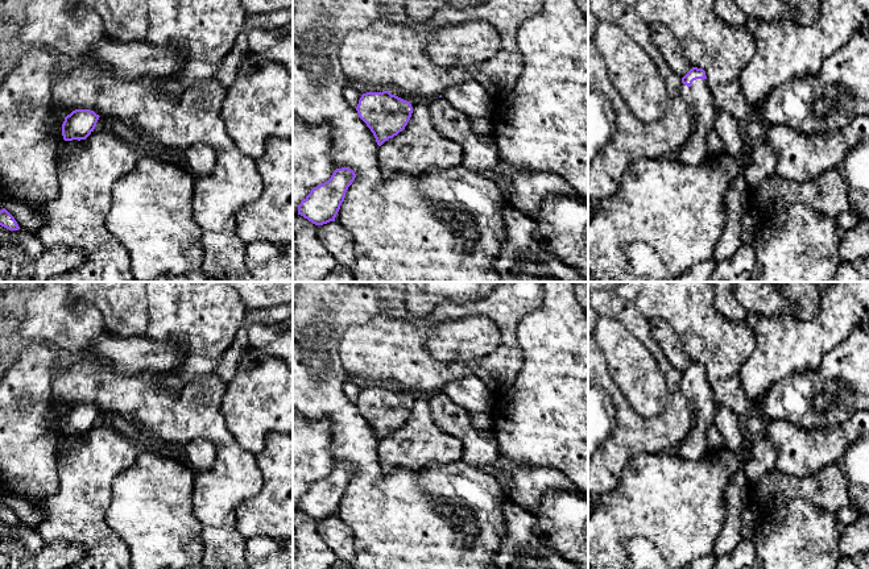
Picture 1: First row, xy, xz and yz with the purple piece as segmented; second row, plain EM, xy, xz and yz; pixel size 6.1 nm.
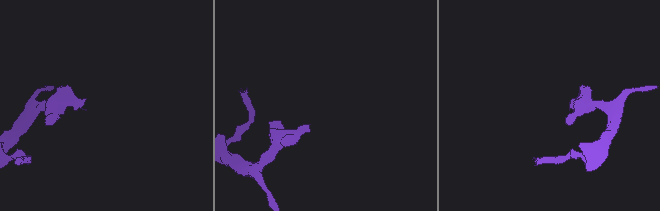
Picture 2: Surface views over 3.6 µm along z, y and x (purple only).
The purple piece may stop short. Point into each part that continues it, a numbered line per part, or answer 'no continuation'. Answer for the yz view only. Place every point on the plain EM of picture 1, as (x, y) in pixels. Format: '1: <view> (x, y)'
1: yz (698, 393)

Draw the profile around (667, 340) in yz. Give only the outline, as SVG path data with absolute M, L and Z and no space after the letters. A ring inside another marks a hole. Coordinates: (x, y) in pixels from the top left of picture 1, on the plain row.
M658 317L649 319L649 328L671 366L683 373L692 364L692 360L674 329Z

